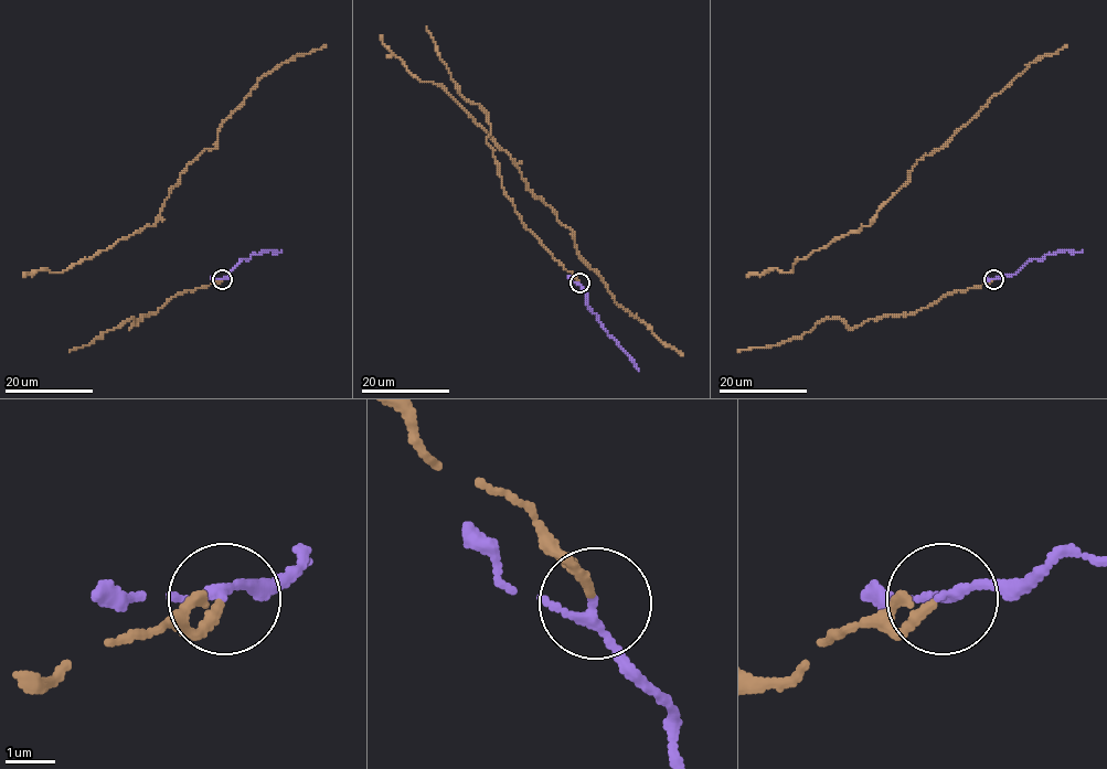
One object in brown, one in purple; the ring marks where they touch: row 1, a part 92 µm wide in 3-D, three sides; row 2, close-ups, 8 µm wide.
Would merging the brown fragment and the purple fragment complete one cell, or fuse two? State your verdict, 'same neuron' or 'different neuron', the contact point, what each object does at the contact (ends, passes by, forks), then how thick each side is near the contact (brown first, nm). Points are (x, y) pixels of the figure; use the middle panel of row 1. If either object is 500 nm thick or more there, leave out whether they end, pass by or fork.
same neuron; place (579, 282); brown ends; purple passes by; calibres 190 and 160 nm

